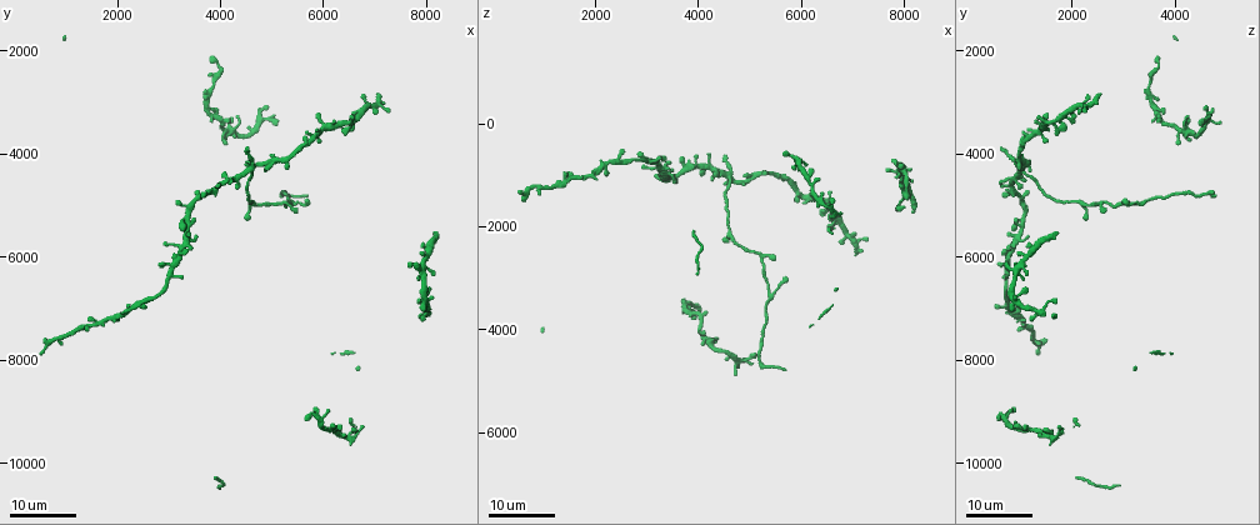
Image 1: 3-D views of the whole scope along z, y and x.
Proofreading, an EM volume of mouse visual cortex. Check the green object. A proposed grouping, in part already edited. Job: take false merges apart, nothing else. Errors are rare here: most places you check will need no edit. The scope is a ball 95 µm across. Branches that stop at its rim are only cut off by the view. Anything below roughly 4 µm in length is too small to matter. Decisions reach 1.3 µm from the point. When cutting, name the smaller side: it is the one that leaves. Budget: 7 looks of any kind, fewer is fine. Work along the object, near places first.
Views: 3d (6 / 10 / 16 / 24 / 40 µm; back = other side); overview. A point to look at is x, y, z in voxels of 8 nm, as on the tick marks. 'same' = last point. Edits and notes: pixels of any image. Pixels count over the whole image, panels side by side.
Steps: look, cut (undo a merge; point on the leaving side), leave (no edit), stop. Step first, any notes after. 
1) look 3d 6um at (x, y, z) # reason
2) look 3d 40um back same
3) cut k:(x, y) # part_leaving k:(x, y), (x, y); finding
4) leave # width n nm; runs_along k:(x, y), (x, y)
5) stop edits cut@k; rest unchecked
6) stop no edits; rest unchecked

look 3d 16um at (5400, 5000, 3350) # side arm on a straight run

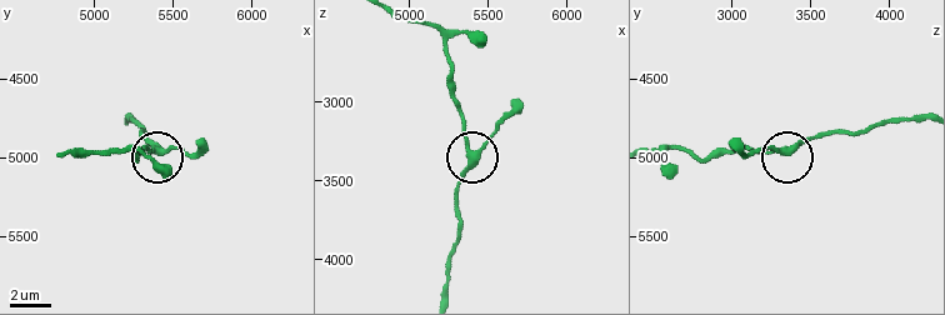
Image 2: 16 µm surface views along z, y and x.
look 3d 6um at (5420, 4960, 3320)

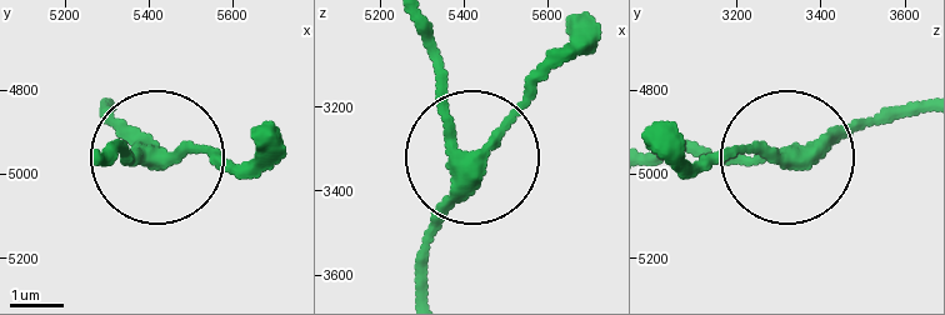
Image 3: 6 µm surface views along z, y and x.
leave # width 270 nm; all the same neuron

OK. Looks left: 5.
look 3d 16um at (5250, 4950, 2600) # a fork

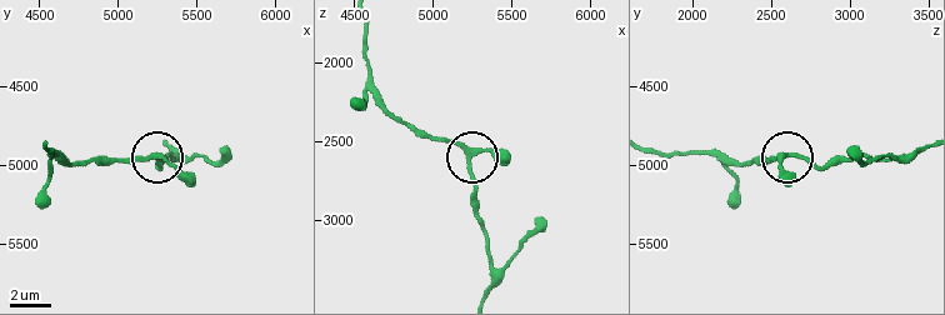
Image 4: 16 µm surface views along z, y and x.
look 3d 6um at (5260, 4940, 2600)

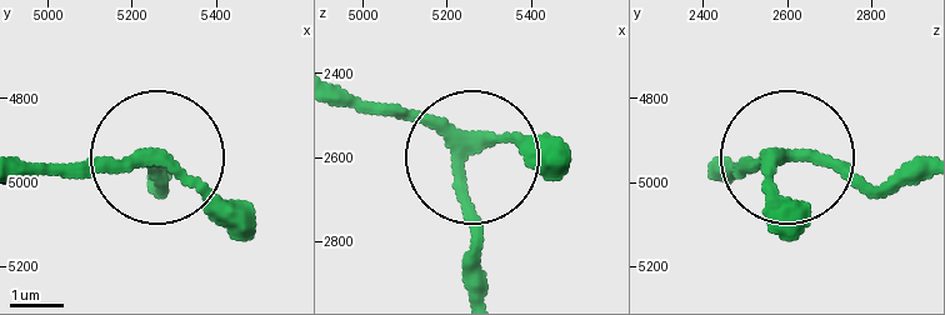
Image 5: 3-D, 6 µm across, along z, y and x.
leave # width 230 nm; runs_along 5:(348, 90), (415, 113), (469, 153), (523, 135), (558, 144); all the same neuron

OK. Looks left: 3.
look 3d 16um at (4550, 4200, 950) # four or more arms meet

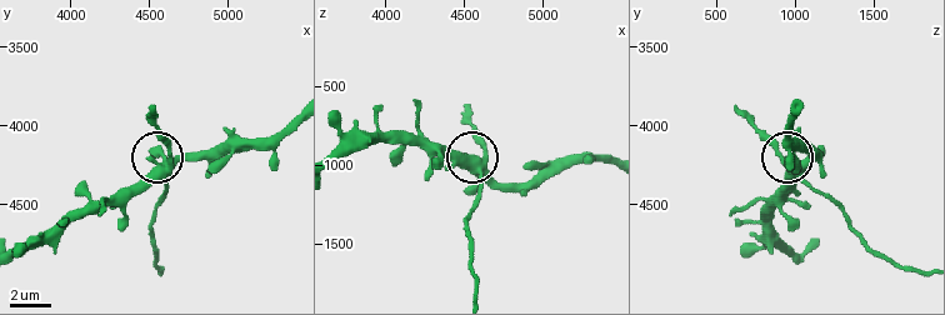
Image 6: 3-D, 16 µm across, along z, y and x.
look 3d 6um same

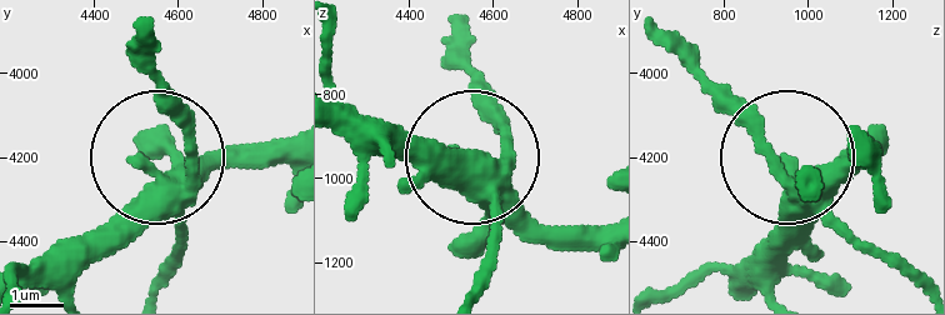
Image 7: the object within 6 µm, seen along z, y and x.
leave # arms 5; one neuron here

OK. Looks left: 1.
stop no edits; rest unchecked

